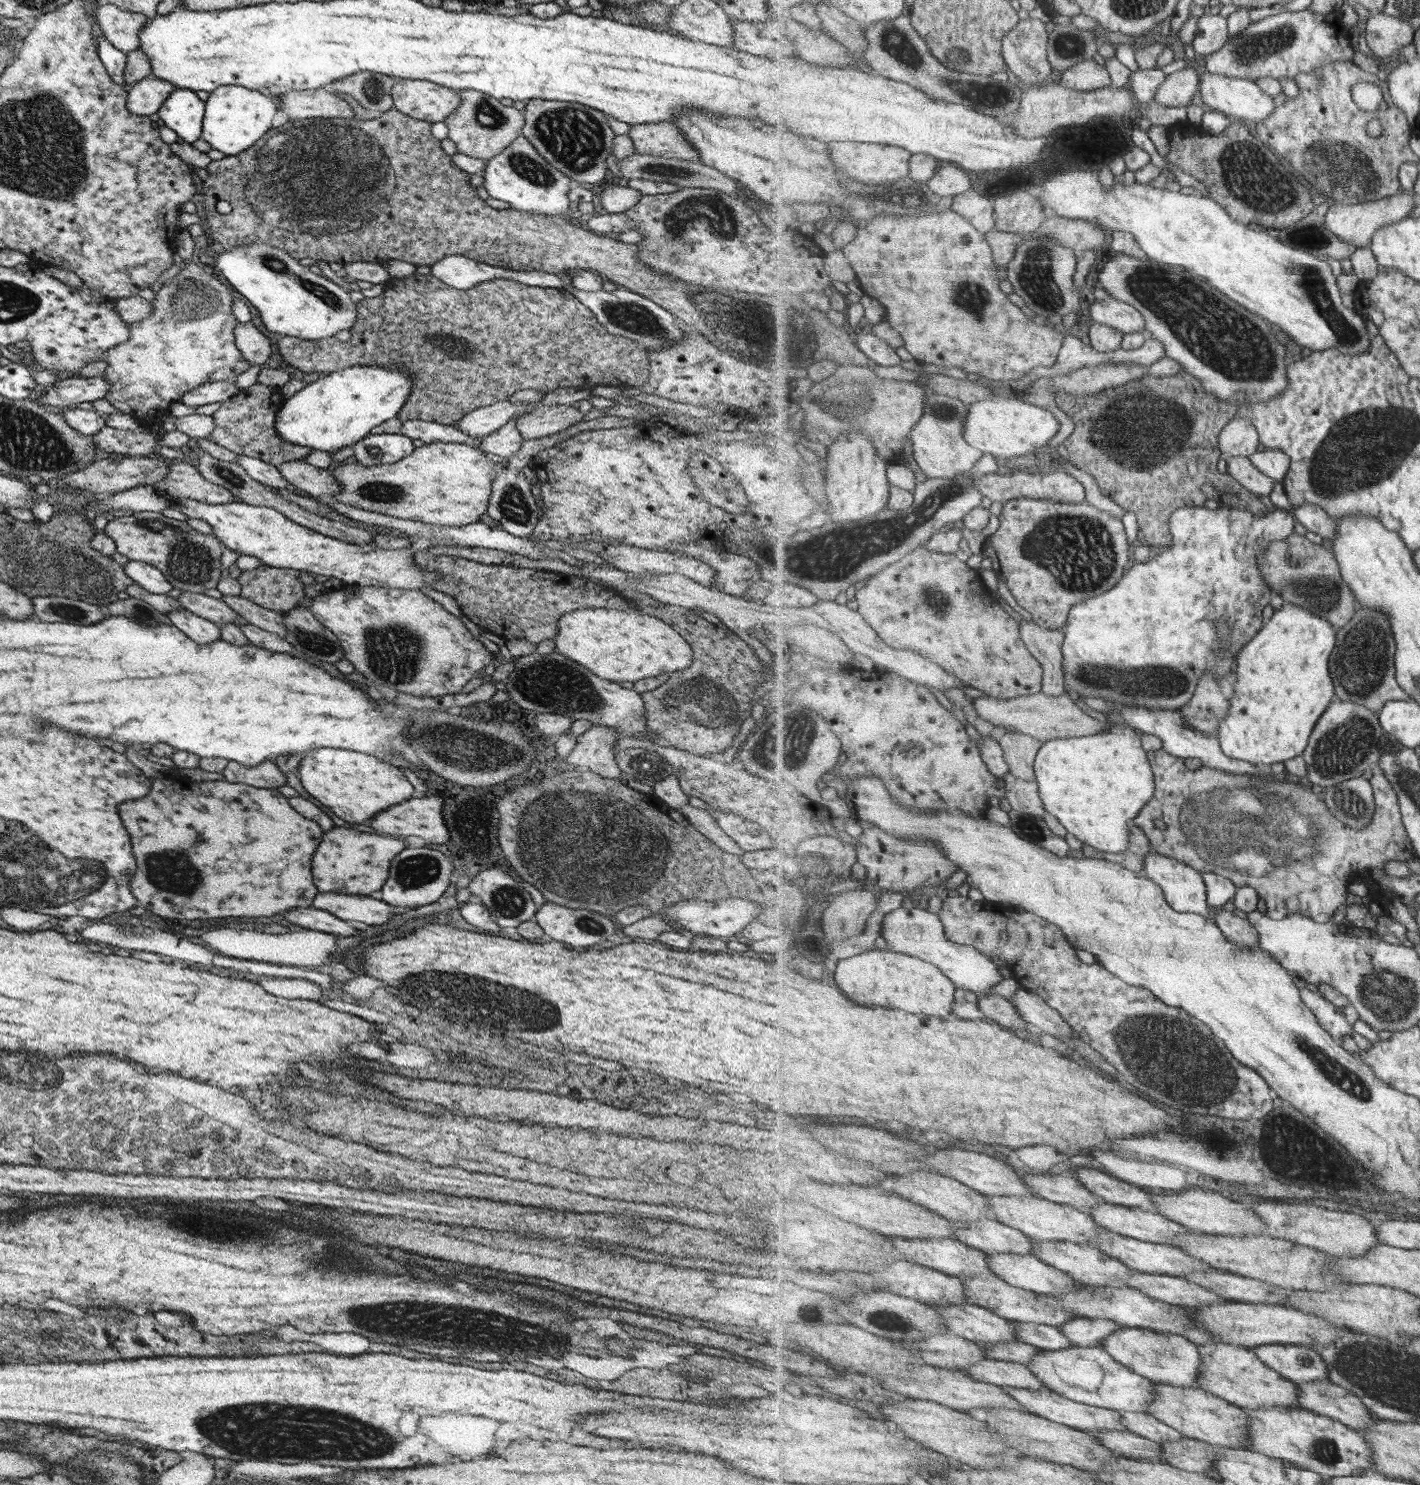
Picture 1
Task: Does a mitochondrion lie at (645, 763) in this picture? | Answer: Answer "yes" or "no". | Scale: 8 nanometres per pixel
yes

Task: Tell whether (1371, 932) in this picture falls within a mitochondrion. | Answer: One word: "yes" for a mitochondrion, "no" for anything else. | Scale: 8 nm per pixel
no

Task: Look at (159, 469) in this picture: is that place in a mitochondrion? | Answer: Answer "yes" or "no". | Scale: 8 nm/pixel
no

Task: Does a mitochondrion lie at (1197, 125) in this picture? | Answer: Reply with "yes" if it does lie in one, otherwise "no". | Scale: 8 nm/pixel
no

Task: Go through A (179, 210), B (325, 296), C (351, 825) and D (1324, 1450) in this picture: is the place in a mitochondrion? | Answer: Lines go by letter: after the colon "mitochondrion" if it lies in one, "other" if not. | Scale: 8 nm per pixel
A: other
B: mitochondrion
C: other
D: mitochondrion

